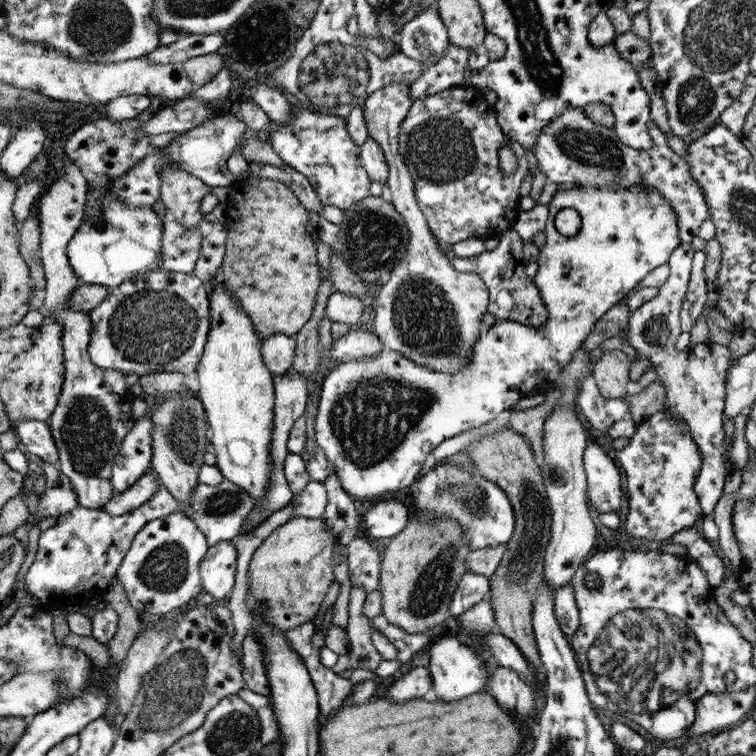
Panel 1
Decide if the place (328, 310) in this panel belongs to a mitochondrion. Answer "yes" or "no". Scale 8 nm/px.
no

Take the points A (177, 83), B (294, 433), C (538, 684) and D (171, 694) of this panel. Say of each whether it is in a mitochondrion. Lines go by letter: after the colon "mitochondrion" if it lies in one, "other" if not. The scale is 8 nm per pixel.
A: other
B: other
C: other
D: mitochondrion

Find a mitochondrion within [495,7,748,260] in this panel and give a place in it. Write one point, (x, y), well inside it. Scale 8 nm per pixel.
(587, 148)

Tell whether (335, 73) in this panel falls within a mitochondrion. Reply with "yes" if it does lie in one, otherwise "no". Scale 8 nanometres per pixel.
yes

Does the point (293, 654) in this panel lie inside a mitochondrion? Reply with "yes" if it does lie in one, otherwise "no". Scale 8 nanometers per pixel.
no

